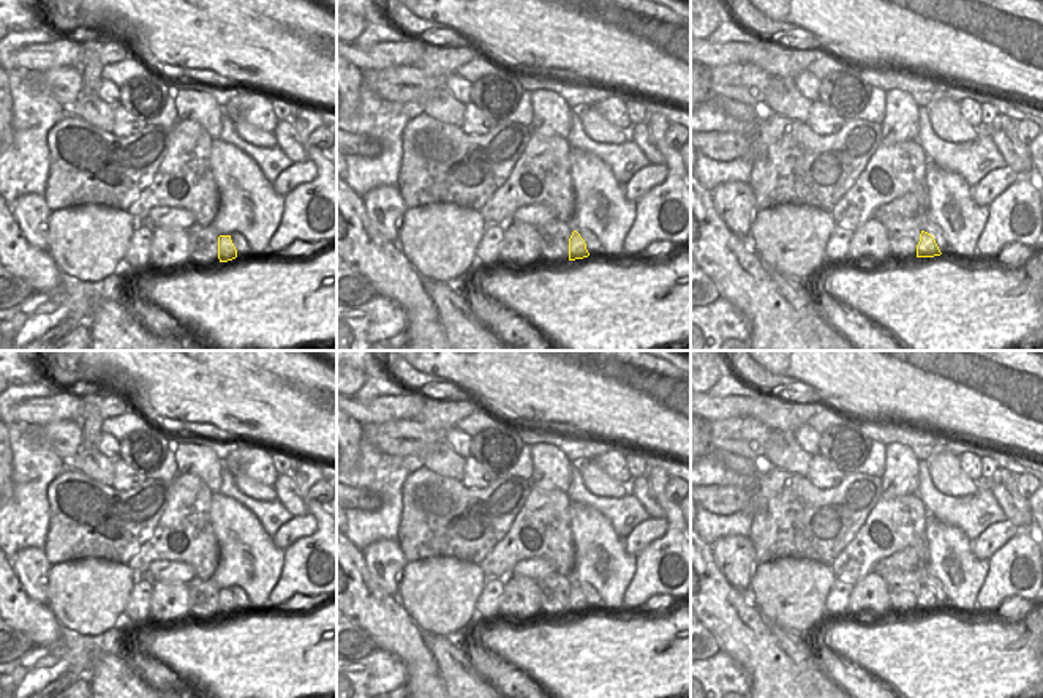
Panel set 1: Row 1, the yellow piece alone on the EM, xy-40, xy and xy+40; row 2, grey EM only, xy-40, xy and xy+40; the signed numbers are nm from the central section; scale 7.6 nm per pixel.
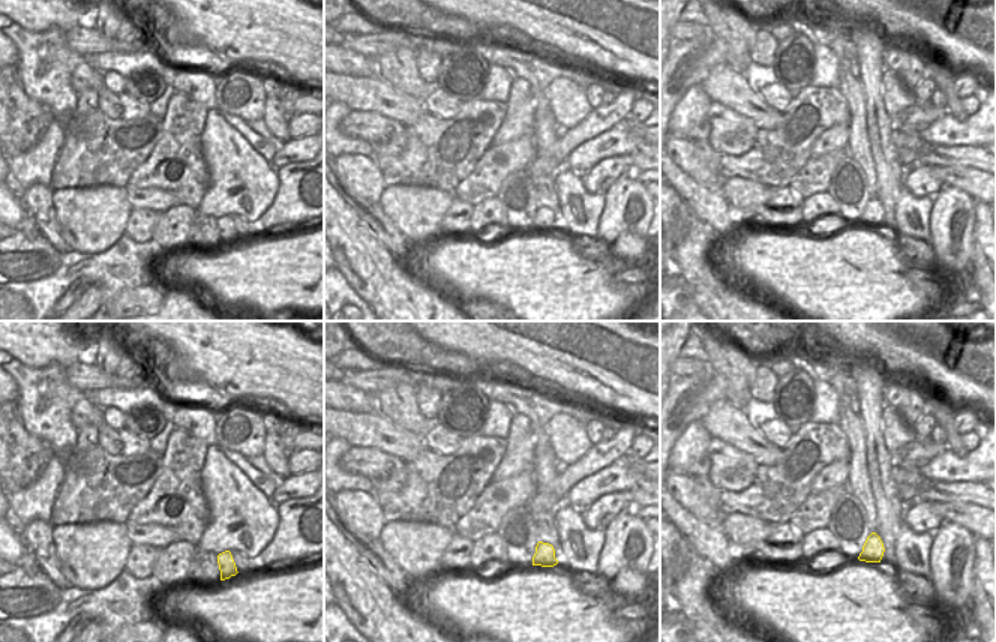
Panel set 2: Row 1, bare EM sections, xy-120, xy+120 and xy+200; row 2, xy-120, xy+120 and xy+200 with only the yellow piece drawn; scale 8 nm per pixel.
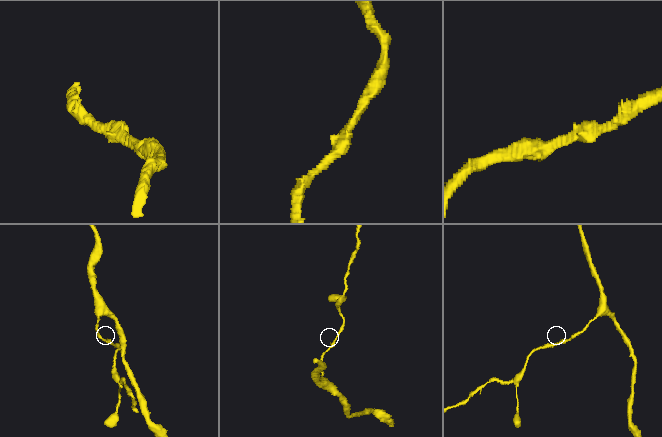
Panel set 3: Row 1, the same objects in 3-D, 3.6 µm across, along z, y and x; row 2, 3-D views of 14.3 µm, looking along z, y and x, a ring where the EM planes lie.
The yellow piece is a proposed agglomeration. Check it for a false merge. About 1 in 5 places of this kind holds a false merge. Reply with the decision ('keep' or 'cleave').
keep

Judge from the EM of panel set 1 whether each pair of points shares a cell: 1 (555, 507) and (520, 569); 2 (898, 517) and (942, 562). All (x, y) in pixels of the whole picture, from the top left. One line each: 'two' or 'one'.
1: two
2: two

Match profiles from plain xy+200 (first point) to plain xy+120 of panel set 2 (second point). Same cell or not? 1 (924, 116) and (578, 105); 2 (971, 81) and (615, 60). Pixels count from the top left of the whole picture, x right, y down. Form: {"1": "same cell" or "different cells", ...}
{"1": "different cells", "2": "different cells"}

